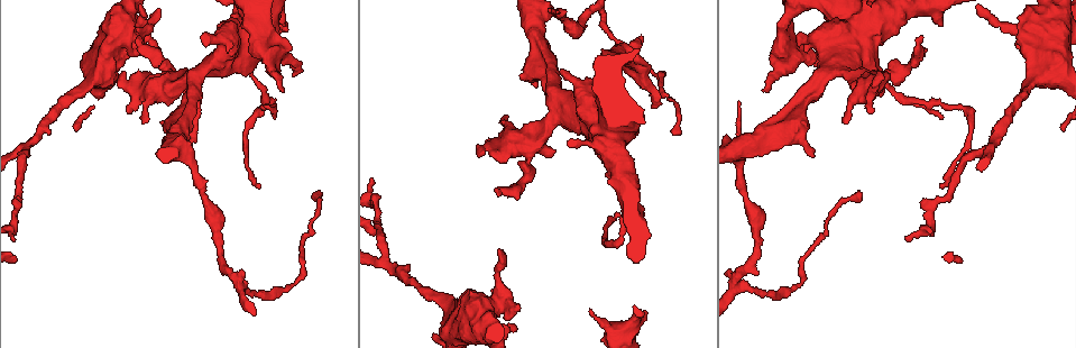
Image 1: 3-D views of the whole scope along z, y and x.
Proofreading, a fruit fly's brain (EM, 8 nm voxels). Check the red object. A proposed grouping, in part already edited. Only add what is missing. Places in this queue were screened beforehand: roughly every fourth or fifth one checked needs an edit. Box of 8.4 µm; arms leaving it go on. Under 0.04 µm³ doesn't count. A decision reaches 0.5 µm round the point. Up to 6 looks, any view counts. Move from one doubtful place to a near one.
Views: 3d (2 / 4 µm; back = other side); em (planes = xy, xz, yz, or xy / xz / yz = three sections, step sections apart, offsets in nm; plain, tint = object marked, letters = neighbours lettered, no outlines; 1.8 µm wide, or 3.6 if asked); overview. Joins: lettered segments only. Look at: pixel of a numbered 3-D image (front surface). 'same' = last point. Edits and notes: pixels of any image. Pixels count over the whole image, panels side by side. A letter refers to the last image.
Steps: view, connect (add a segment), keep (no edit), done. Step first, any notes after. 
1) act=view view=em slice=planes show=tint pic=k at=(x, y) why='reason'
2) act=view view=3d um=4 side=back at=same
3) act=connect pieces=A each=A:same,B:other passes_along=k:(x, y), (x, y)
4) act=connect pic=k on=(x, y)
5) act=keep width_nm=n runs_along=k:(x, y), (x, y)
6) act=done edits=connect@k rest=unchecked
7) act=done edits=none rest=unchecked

act=view view=3d um=4 pic=1 at=(556, 11) why='tapers out'

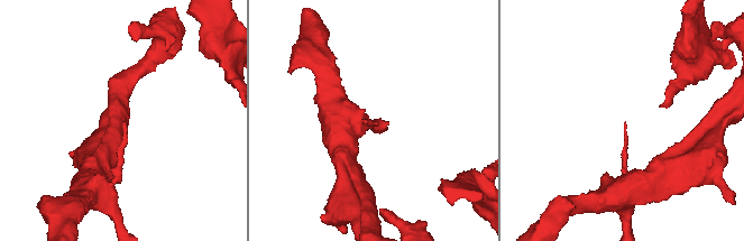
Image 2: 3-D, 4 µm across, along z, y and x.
act=view view=em slice=planes show=letters pic=2 at=(124, 122) why='shape alone is not enough'

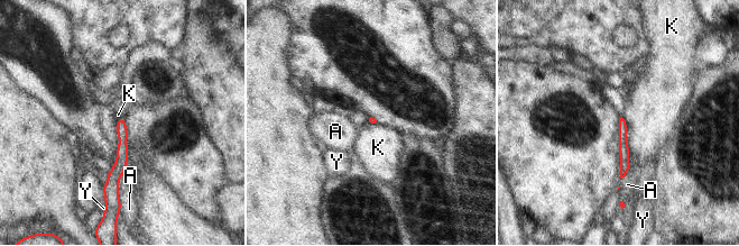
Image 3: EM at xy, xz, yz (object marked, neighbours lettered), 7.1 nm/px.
act=keep each=A:other,K:other,Y:other runs_along=3:(121, 120), (114, 188) found='none of them fits'

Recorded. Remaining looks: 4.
act=view view=3d um=2 pic=1 at=(646, 312) why='thick end'

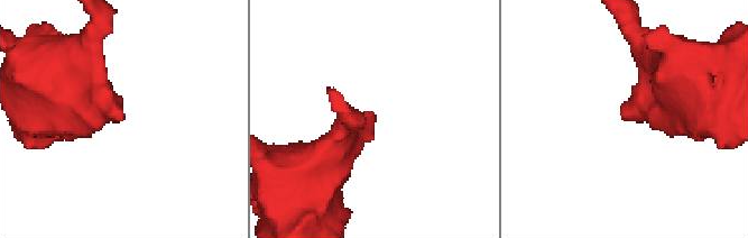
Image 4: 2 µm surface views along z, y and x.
act=view view=em slice=planes show=letters pic=4 at=(119, 110)

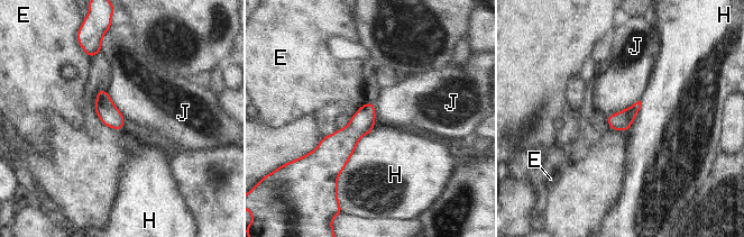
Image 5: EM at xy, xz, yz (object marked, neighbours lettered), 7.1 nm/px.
act=keep longest_contact=H:550nm each=E:other,H:other,J:other border=5:(640, 100), (607, 117) found='no lettered segment goes on from it'

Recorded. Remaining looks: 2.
act=done edits=none rest=unchecked

